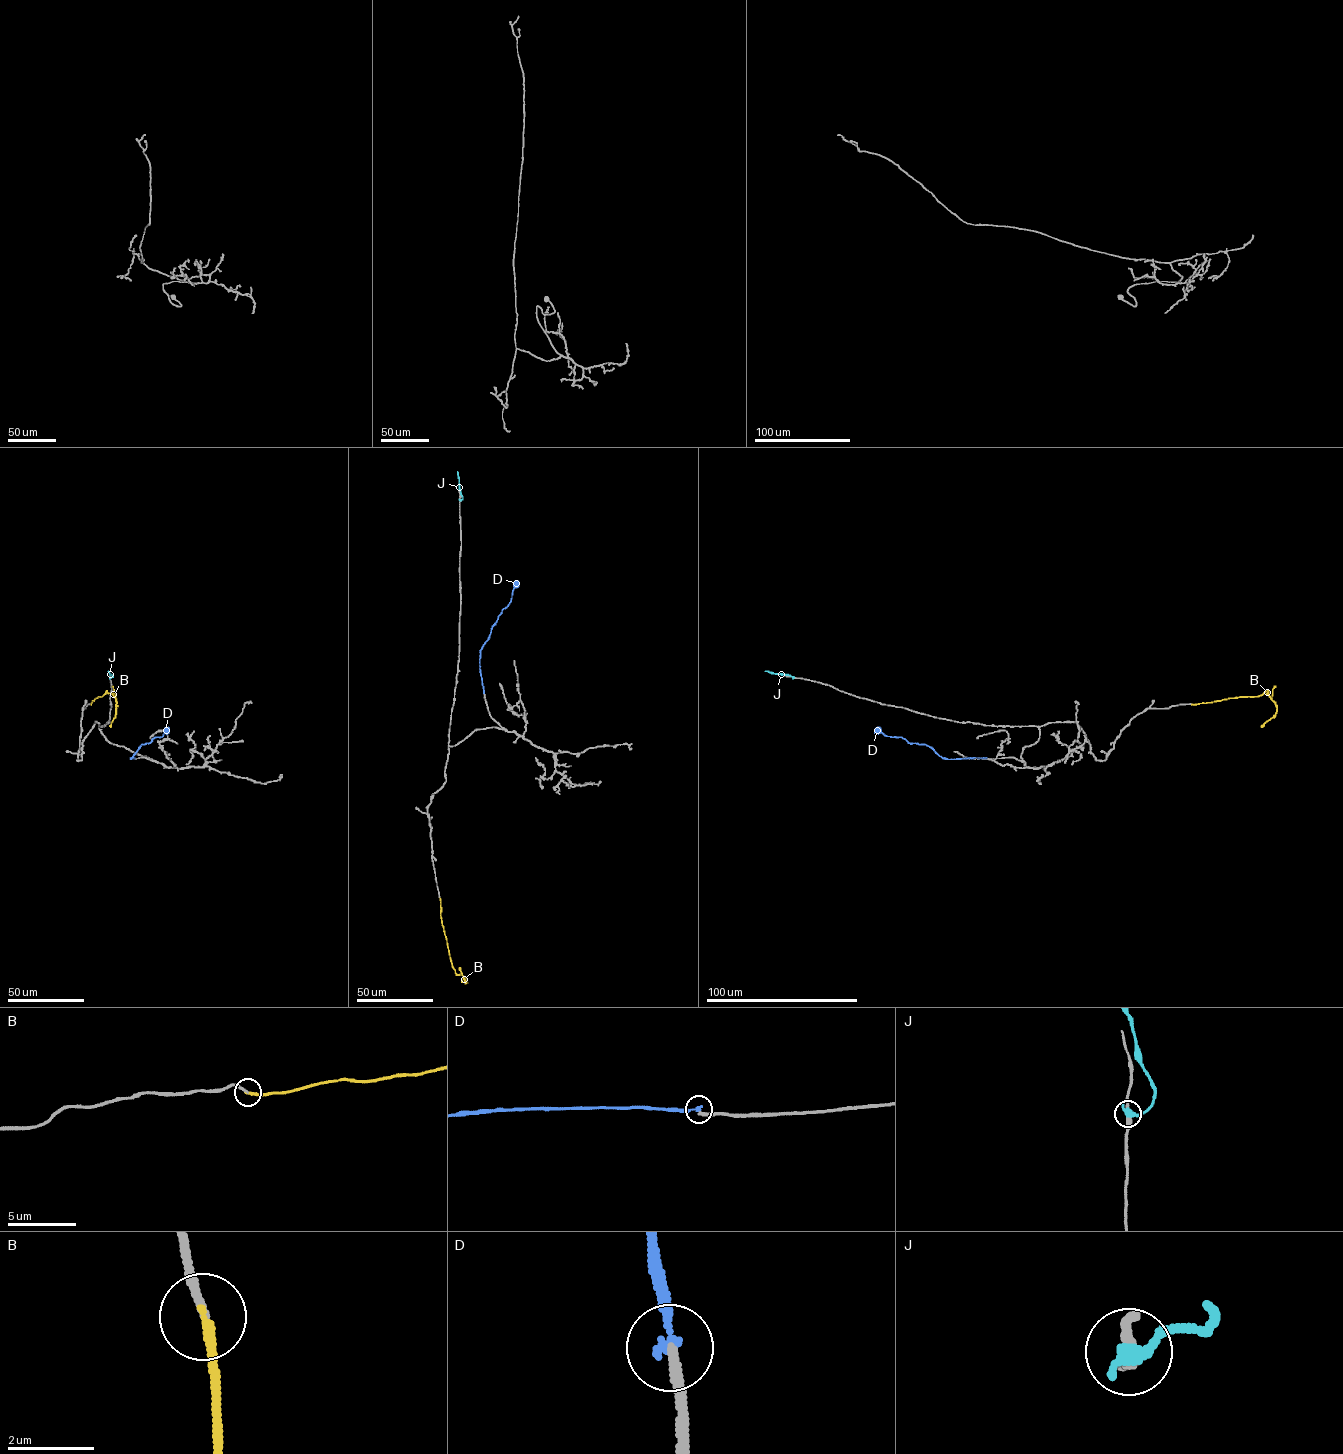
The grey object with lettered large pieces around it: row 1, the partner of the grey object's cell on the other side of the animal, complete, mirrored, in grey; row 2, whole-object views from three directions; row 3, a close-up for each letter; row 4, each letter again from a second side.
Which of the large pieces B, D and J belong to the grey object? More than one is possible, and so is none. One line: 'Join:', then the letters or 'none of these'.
Join: B

